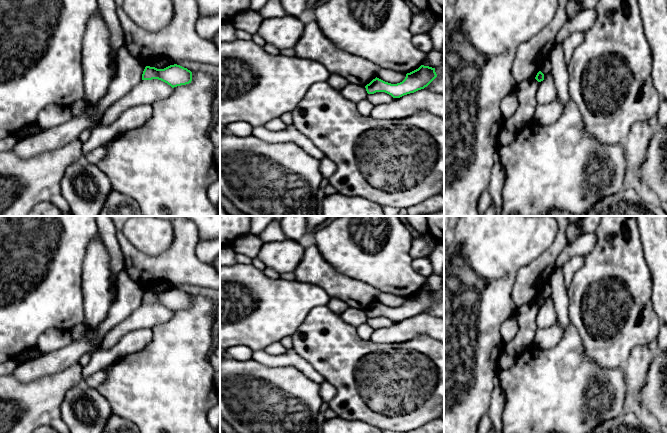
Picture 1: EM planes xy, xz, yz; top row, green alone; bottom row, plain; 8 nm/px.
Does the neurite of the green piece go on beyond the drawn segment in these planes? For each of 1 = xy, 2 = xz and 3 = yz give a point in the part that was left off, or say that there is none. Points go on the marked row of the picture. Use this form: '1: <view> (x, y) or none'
1: none
2: none
3: none

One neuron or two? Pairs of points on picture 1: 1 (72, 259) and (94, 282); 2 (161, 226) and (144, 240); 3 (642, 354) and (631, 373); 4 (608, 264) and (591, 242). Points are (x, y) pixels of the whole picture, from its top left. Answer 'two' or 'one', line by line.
1: two
2: one
3: one
4: two

